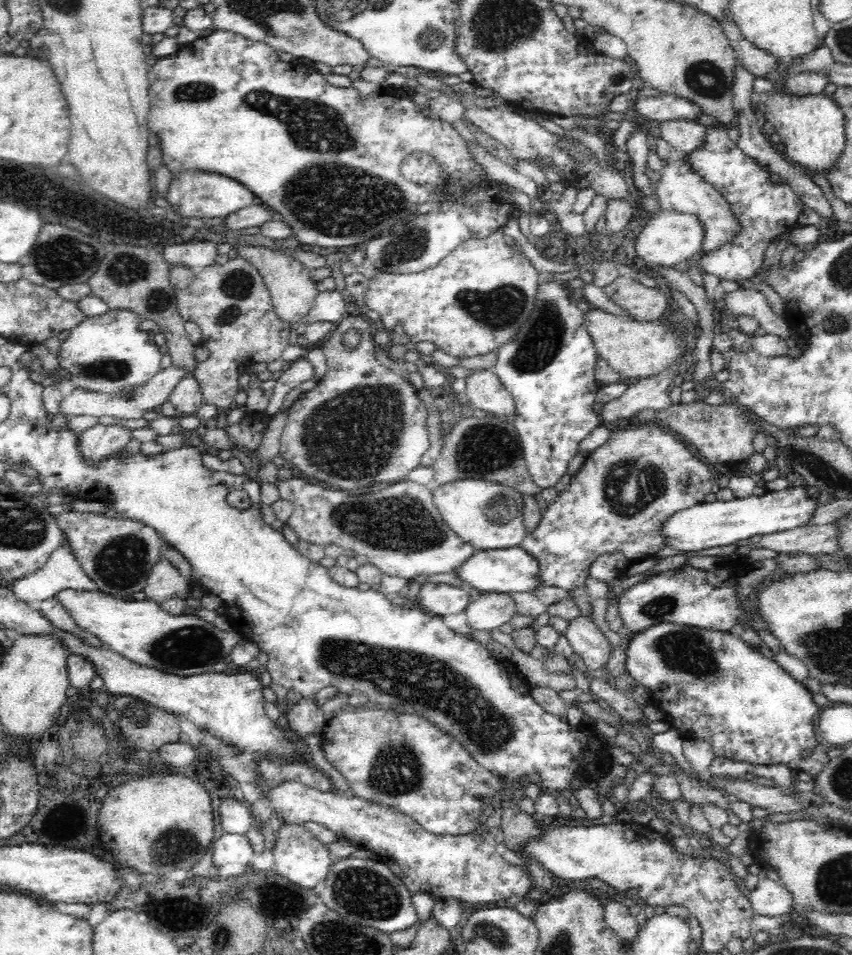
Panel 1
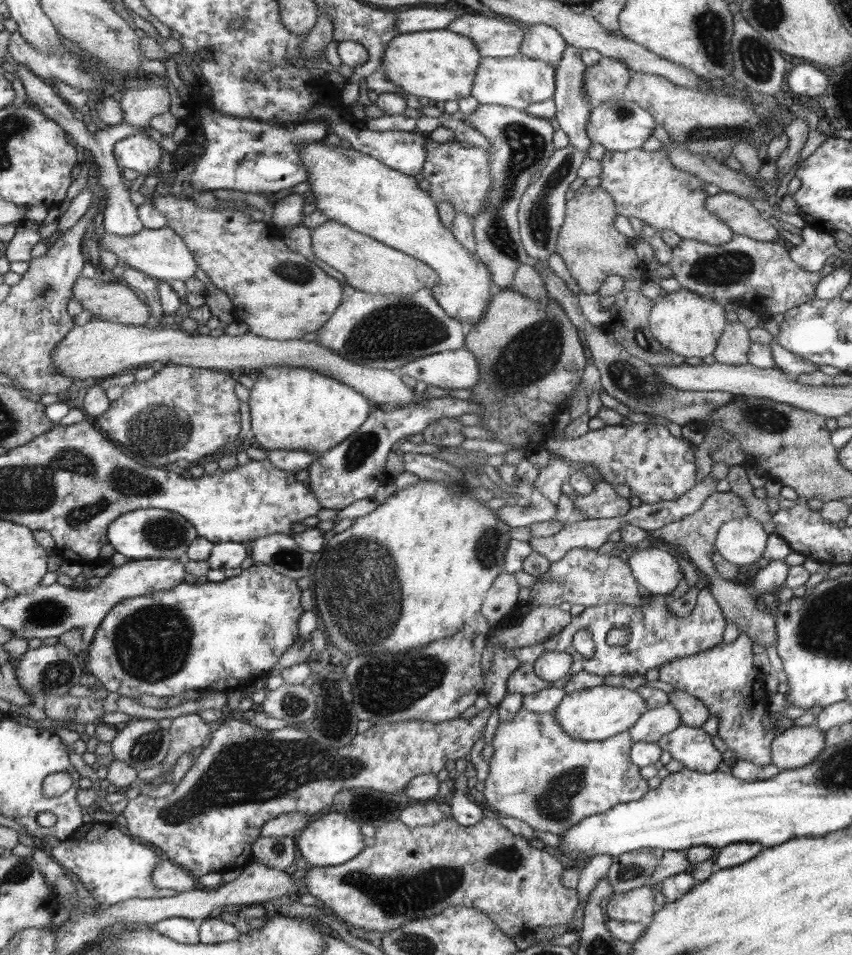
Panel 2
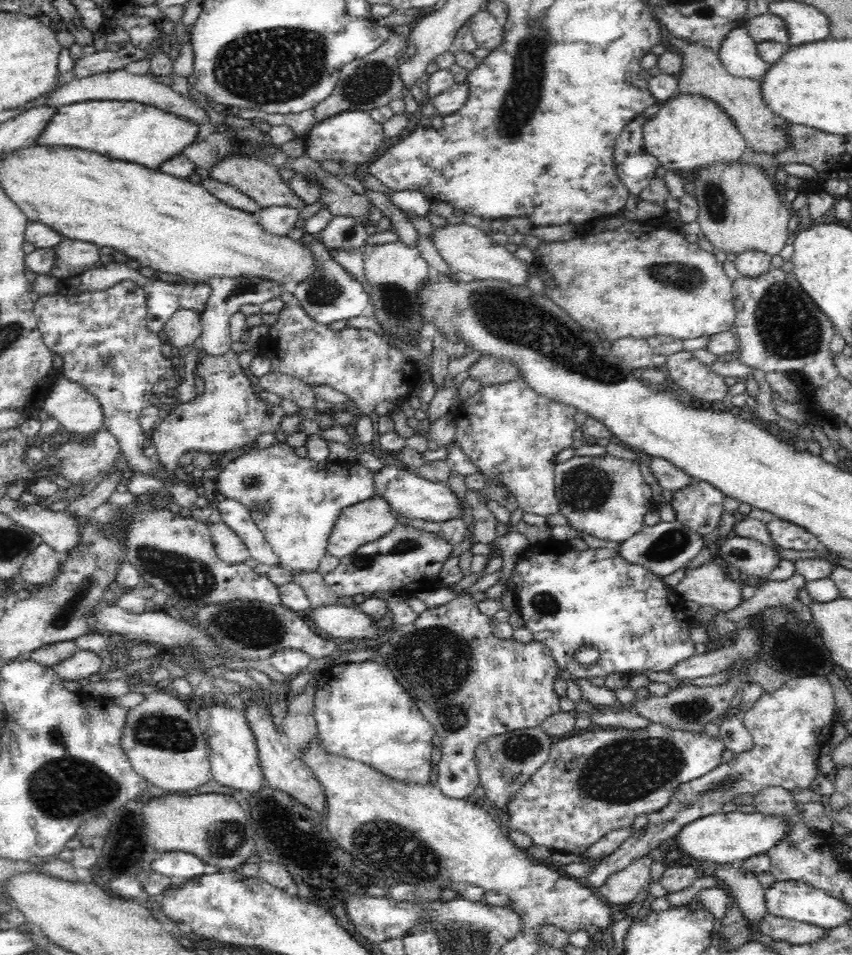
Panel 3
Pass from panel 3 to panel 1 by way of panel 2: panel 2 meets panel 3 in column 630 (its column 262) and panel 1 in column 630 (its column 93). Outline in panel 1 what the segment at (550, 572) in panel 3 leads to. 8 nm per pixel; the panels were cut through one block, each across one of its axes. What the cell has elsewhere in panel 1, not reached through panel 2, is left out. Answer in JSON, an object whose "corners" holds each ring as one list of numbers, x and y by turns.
{"corners":[[660,623,656,626,646,628,644,632,632,636,628,640,628,648,626,648,626,672,634,678,635,684,642,684,650,689,652,702,660,709,664,710,666,720,670,726,678,730,686,730,692,732,692,739,704,740,710,744,715,756,733,760,733,762,748,762,748,764,785,764,791,768,793,772,804,771,813,778,818,776,818,772,822,772,824,764,829,762,829,756,826,753,828,749,822,746,814,735,814,716,821,712,820,707,814,703,812,693,808,688,797,681,792,675,788,674,773,658,767,658,760,653,759,649,748,645,740,637,734,636,732,633,704,630,703,628,684,626,682,624]]}

